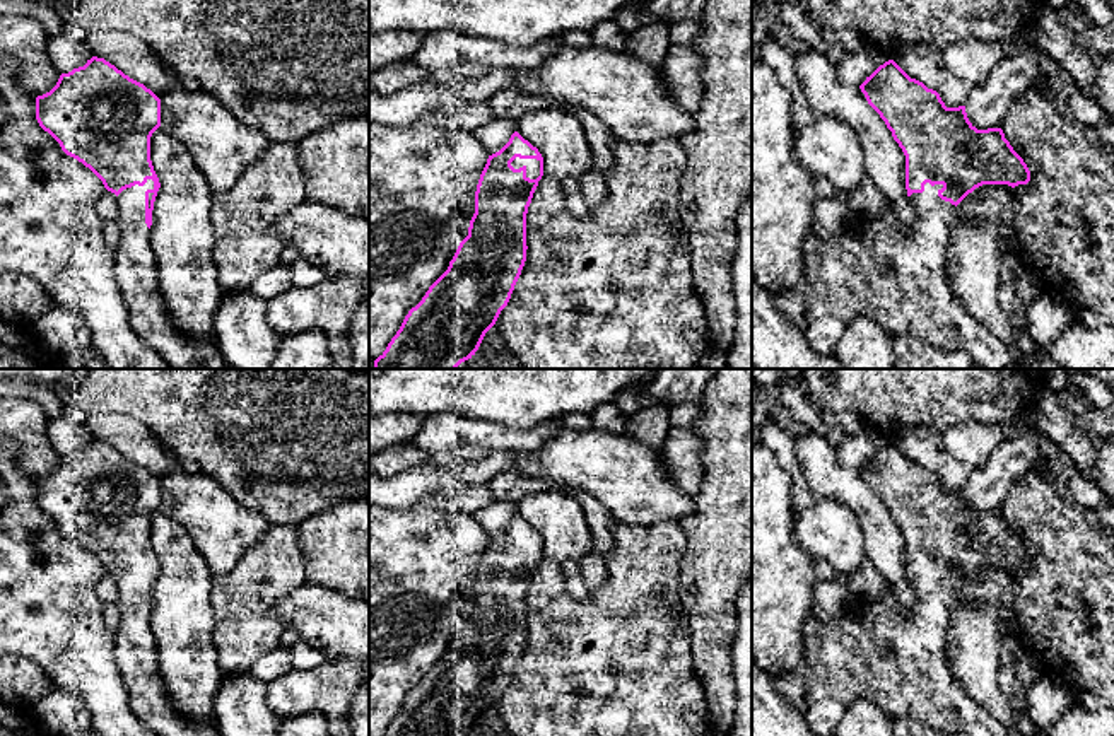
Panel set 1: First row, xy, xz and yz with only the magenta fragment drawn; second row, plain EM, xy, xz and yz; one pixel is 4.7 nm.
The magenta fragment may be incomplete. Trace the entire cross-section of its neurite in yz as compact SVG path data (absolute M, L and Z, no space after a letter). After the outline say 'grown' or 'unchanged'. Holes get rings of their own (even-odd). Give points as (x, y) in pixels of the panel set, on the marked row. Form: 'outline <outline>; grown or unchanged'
outline M894 60L880 65L859 89L906 155L906 190L918 210L916 229L904 234L894 212L887 208L880 217L851 215L846 229L830 239L810 232L803 242L803 277L798 285L772 294L776 309L824 355L836 352L854 318L868 316L892 340L912 335L940 350L964 350L981 369L1022 369L1020 355L955 301L945 253L955 207L982 184L1027 184L1027 164L1001 128L977 130L969 121L965 106L947 108L936 91L911 79Z; grown

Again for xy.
outline M104 58L62 73L56 85L36 97L36 120L62 150L89 167L118 196L121 237L114 253L114 280L137 336L155 350L171 369L231 369L217 345L183 335L169 319L157 282L150 246L152 210L159 178L150 161L150 137L161 126L161 99Z; grown

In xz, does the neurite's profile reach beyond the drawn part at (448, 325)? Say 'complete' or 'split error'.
split error

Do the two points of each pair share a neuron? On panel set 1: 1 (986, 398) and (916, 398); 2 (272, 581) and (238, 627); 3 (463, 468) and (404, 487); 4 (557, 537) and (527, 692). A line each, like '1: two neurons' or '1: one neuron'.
1: one neuron
2: one neuron
3: one neuron
4: two neurons

